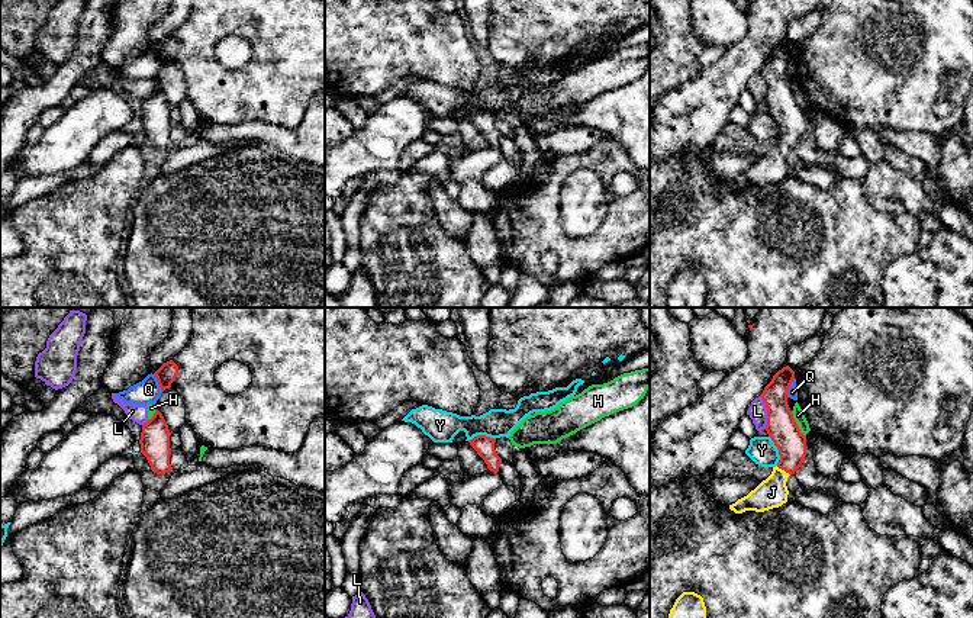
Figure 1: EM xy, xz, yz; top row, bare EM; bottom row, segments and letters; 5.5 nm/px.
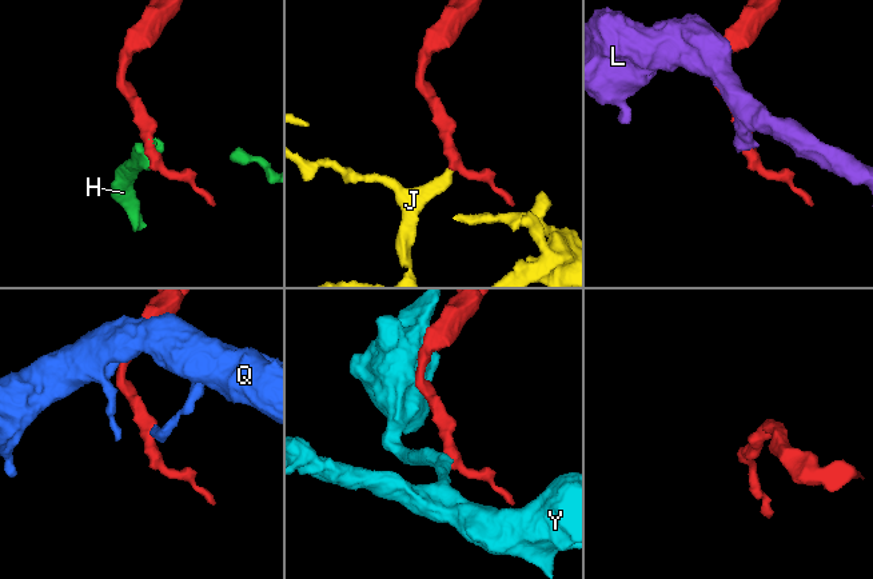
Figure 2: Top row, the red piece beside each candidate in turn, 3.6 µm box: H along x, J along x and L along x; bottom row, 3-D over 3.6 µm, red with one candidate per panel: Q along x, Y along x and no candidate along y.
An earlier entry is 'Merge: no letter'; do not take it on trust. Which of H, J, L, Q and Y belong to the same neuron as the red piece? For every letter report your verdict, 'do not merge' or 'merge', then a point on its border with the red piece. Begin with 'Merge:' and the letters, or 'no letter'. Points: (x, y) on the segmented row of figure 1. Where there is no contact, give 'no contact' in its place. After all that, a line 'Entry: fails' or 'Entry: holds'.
Merge: J
H: do not merge; contact yz (796, 424)
J: merge; contact yz (783, 469)
L: do not merge; contact yz (767, 412)
Q: do not merge; contact yz (789, 386)
Y: do not merge; contact yz (777, 448)
Entry: fails

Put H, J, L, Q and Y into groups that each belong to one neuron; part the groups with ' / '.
H L / J / Q / Y

